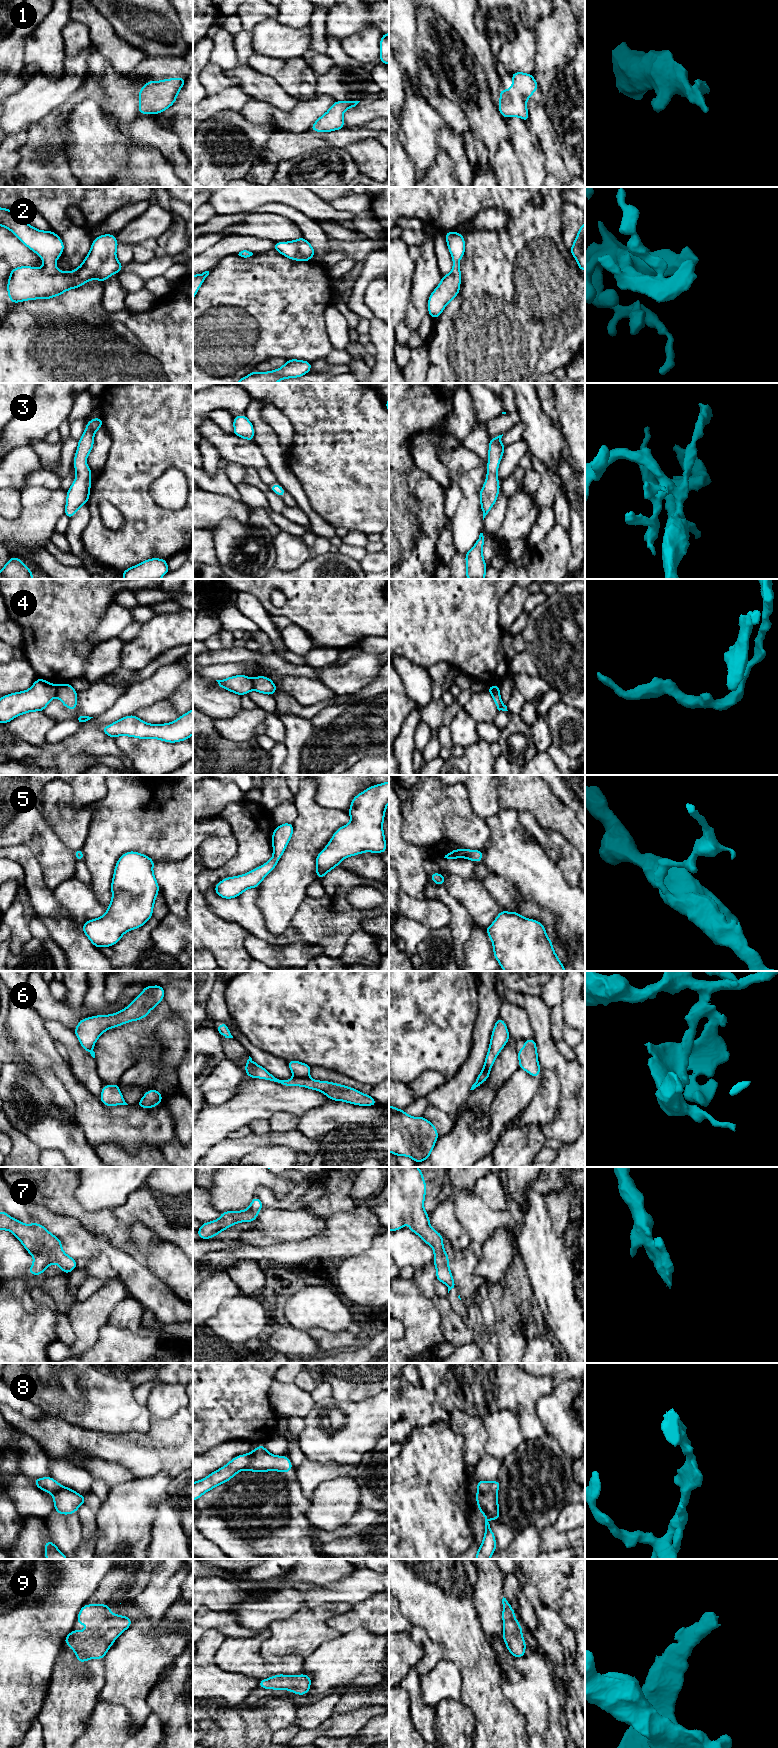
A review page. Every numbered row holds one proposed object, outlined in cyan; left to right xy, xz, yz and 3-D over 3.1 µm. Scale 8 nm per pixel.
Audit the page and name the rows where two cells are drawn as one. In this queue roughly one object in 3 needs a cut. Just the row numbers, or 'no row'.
4, 8

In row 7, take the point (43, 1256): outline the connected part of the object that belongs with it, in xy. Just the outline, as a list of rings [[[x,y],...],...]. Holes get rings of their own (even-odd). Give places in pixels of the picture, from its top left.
[[[0,1210],[0,1230],[12,1232],[26,1251],[34,1257],[28,1270],[30,1275],[41,1275],[54,1263],[58,1264],[65,1274],[69,1274],[77,1267],[77,1261],[62,1250],[61,1240],[41,1224],[23,1224]]]

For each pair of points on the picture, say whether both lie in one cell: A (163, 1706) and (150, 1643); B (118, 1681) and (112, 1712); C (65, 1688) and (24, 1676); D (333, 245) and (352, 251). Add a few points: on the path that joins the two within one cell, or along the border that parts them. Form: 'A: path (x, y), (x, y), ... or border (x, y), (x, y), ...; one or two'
A: border (172, 1662), (149, 1693), (147, 1702); two
B: border (98, 1699), (113, 1704), (121, 1704), (131, 1719); two
C: border (55, 1661), (47, 1692), (41, 1706); two
D: path (338, 245), (347, 247); one

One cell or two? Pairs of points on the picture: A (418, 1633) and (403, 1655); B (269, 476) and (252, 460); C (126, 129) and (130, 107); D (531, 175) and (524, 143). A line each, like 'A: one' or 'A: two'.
A: two
B: two
C: two
D: one

